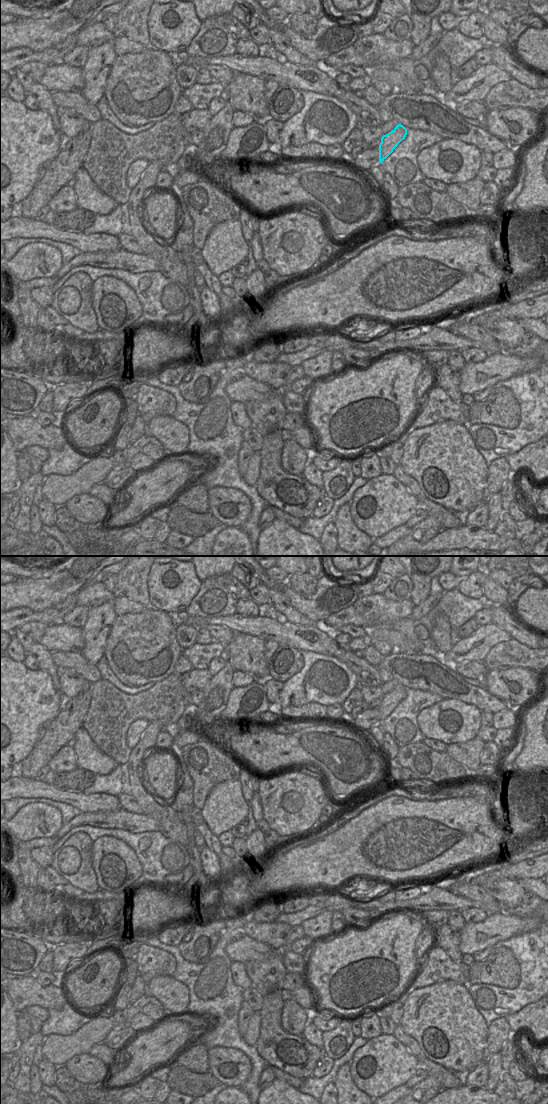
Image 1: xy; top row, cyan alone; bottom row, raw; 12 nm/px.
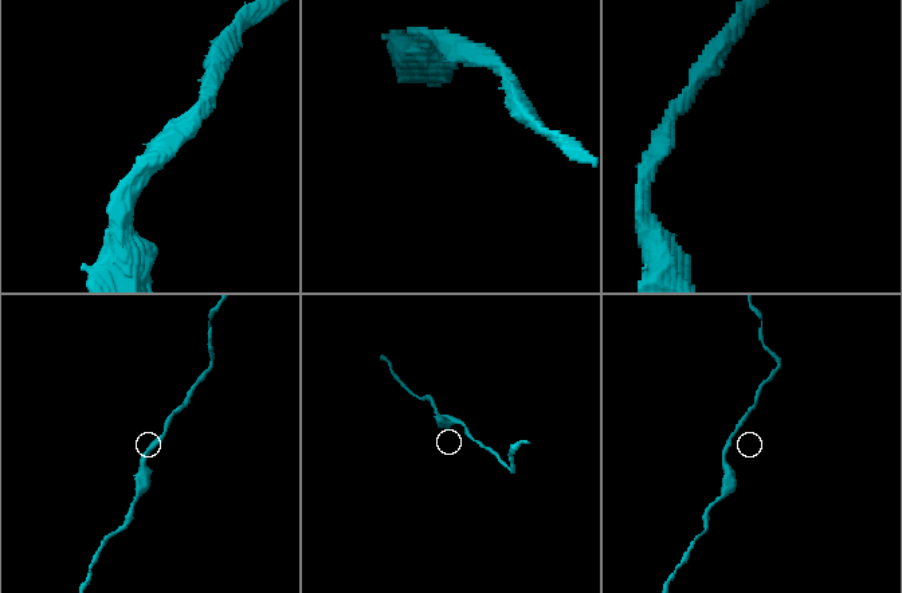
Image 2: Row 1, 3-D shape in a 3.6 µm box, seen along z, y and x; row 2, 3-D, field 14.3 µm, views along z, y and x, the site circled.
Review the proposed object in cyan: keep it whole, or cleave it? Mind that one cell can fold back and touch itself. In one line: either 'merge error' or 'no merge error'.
merge error

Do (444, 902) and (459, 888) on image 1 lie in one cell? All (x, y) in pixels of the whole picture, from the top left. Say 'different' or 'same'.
different

